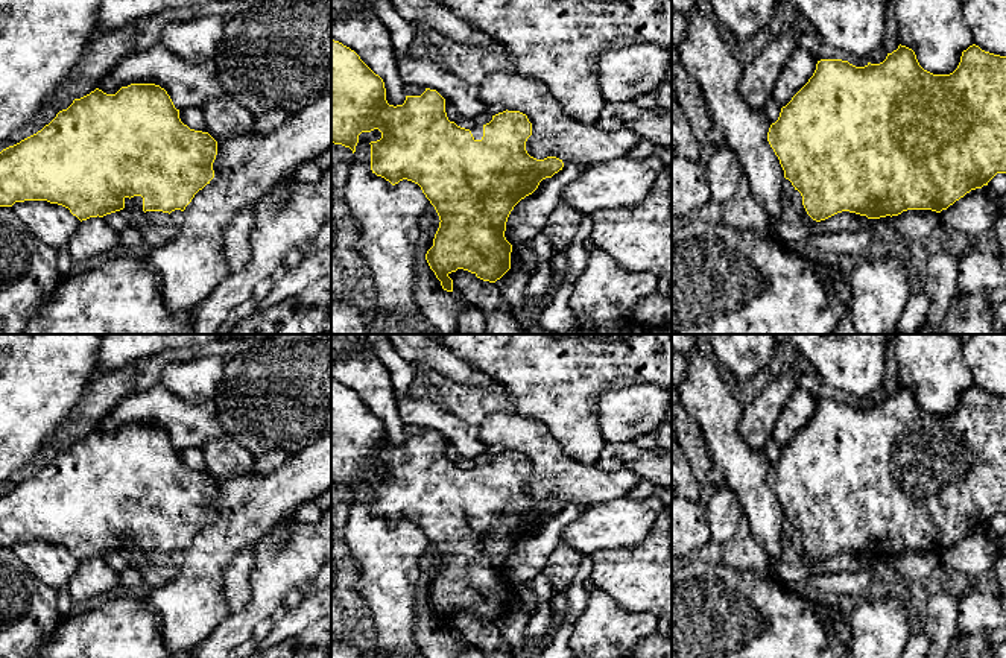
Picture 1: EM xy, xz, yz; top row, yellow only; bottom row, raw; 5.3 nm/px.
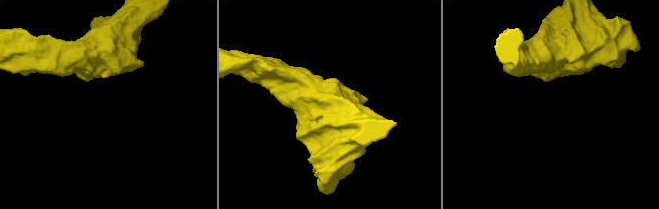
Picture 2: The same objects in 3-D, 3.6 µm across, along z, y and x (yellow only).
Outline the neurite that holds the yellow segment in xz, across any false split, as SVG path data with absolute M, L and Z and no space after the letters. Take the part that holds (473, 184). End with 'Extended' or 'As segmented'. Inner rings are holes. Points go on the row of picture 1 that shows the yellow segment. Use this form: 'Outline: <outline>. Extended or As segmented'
Outline: M331 40L331 143L350 147L354 153L359 135L374 129L381 132L381 138L369 143L372 173L392 185L403 179L418 184L439 216L439 228L425 260L442 289L453 292L453 280L448 275L457 269L468 270L483 281L500 280L511 269L512 245L505 237L511 211L521 199L532 195L543 179L552 178L564 167L562 160L556 157L536 160L527 153L526 141L532 135L527 115L506 109L492 115L486 125L465 129L448 120L445 99L430 88L421 96L406 96L403 105L389 105L383 79L354 50Z. Extended

